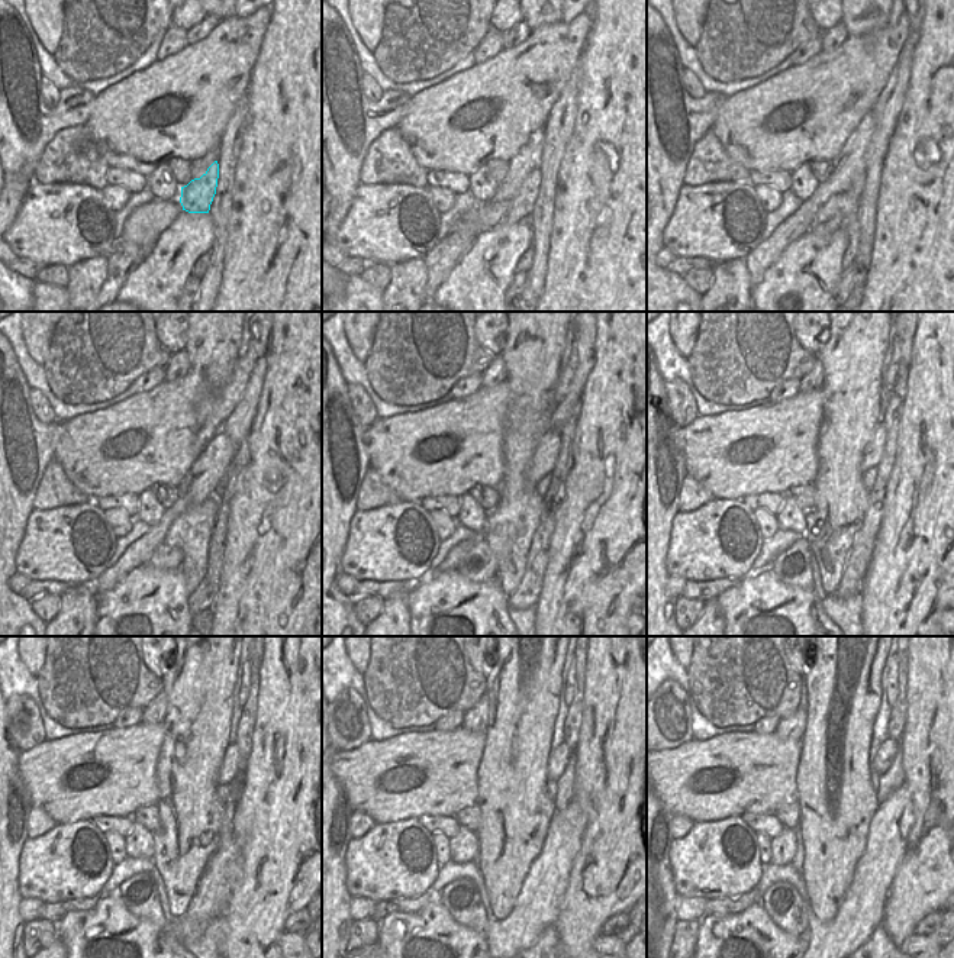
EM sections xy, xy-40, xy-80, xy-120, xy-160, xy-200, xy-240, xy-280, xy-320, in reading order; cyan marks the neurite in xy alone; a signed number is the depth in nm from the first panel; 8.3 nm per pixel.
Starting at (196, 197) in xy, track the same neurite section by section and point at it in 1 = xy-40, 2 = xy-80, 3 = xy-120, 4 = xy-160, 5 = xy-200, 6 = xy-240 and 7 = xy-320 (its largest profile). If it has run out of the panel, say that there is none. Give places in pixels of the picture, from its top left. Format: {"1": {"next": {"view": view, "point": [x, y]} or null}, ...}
{"1": {"next": {"view": "xy-40", "point": [522, 205]}}, "2": {"next": {"view": "xy-80", "point": [850, 202]}}, "3": {"next": {"view": "xy-120", "point": [164, 557]}}, "4": {"next": {"view": "xy-160", "point": [479, 565]}}, "5": {"next": {"view": "xy-200", "point": [792, 567]}}, "6": {"next": {"view": "xy-240", "point": [139, 894]}}, "7": {"next": {"view": "xy-320", "point": [782, 902]}}}

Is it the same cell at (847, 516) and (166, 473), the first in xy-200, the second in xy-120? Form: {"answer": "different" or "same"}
{"answer": "different"}

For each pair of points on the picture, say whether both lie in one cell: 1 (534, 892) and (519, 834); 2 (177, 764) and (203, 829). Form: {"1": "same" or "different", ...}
{"1": "different", "2": "same"}

